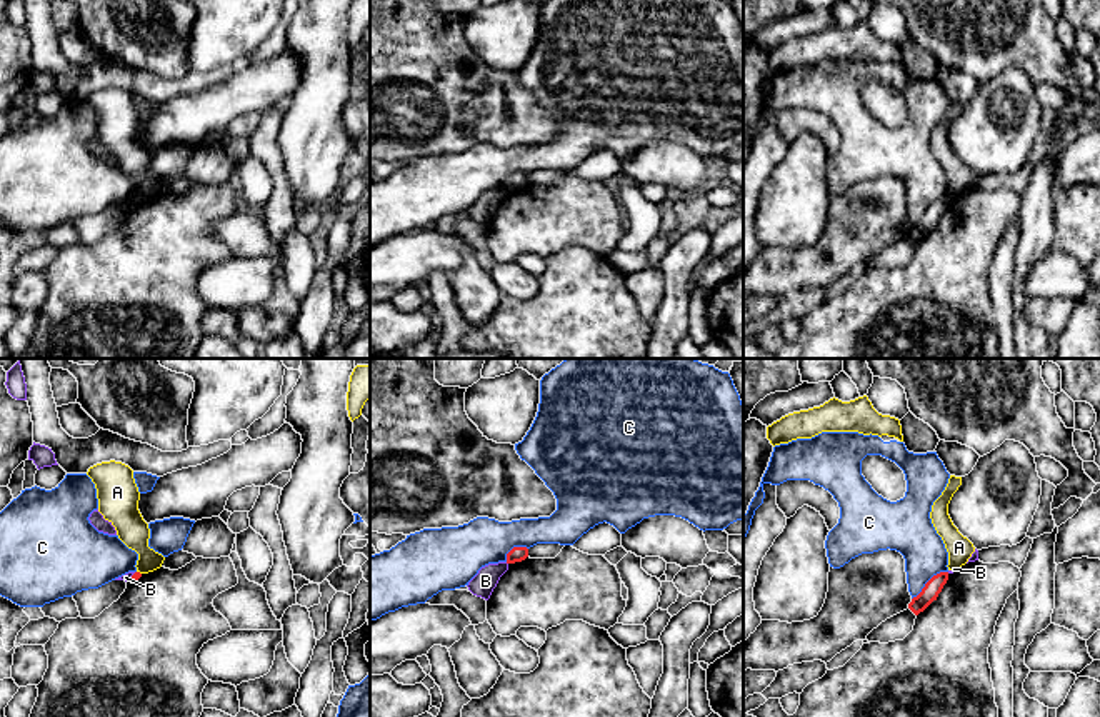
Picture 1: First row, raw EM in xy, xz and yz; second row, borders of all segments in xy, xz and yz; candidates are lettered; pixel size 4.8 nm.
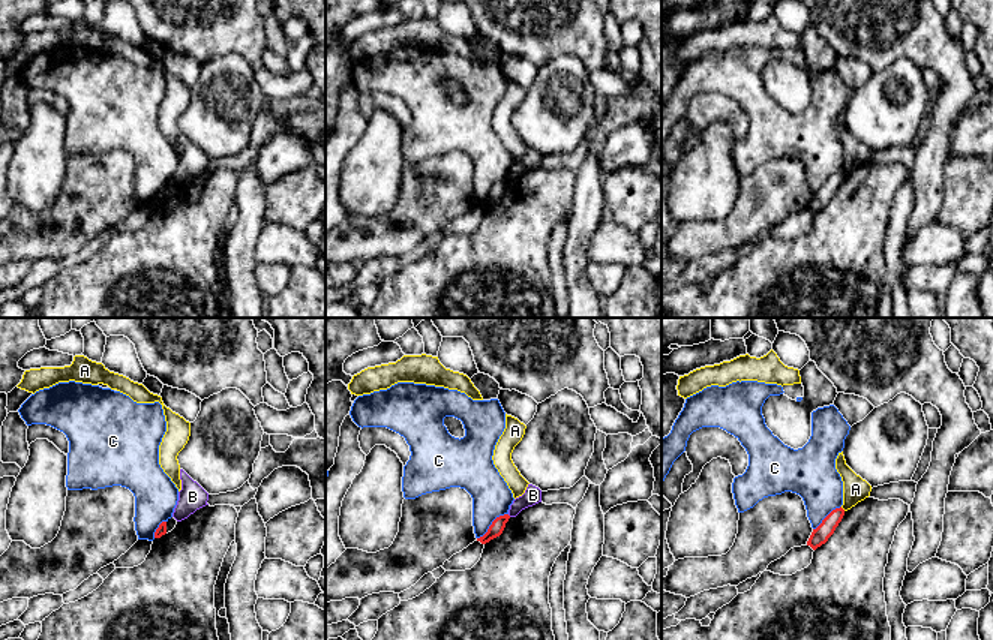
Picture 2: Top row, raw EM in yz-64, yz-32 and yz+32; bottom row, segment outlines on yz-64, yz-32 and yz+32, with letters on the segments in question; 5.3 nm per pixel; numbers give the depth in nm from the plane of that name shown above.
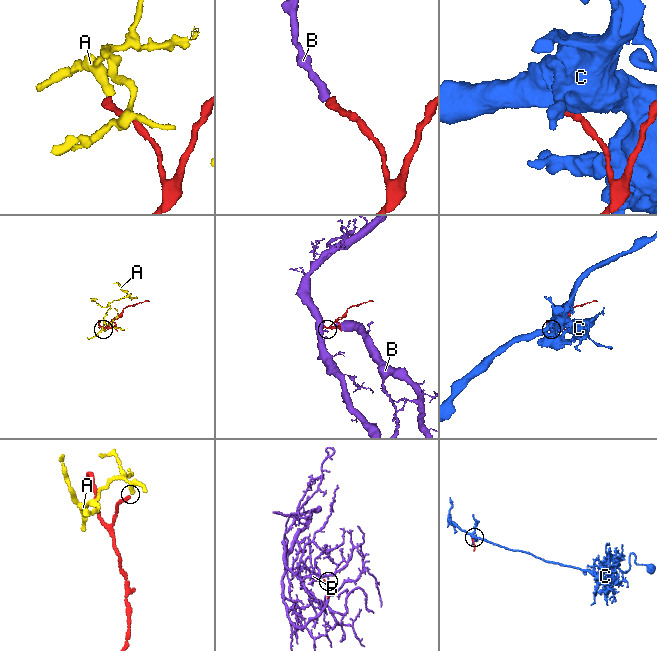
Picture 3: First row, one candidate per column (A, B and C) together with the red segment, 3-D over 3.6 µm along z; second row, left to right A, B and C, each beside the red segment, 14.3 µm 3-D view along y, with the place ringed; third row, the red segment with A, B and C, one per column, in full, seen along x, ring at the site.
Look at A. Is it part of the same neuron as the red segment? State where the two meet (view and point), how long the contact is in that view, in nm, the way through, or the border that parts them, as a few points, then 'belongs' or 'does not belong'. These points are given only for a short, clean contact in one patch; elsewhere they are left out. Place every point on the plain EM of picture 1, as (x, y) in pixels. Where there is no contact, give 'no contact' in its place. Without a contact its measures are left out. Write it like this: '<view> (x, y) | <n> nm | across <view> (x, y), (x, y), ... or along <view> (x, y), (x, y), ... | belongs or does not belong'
xy (139, 199) | 30 nm | along xy (137, 197), (140, 200) | does not belong

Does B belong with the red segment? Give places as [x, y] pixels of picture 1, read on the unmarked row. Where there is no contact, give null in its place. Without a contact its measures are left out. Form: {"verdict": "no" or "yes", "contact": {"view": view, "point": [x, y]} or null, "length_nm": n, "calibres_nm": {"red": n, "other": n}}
{"verdict": "no", "contact": {"view": "xy", "point": [130, 204]}, "length_nm": 60, "calibres_nm": {"red": 40, "other": 40}}

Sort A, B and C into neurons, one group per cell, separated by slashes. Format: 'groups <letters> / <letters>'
groups A / B / C

